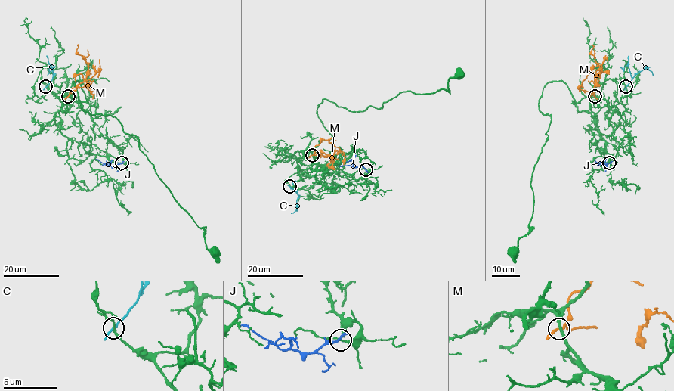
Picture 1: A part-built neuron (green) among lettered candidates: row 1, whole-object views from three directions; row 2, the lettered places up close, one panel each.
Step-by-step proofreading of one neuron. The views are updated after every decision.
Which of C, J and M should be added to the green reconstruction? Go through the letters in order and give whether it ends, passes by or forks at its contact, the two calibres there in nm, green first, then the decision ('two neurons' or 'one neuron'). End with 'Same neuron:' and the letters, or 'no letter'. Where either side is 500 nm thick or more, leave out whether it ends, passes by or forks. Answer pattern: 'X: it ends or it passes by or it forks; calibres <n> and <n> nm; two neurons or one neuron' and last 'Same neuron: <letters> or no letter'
C: it passes by; calibres 180 and 160 nm; two neurons
J: it passes by; calibres 130 and 200 nm; two neurons
M: it passes by; calibres 280 and 240 nm; two neurons
Same neuron: no letter

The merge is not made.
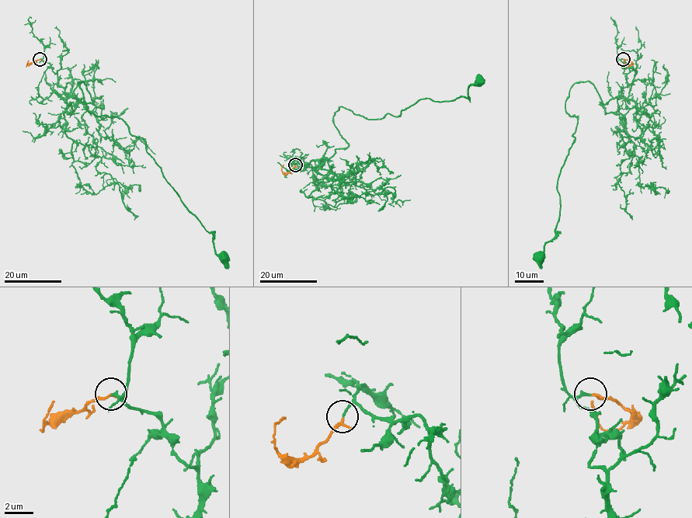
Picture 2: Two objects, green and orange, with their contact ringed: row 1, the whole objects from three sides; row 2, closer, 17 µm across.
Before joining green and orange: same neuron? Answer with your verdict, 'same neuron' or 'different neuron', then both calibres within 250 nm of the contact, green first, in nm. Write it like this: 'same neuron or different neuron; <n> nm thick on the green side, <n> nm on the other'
same neuron; 160 nm thick on the green side, 180 nm on the other

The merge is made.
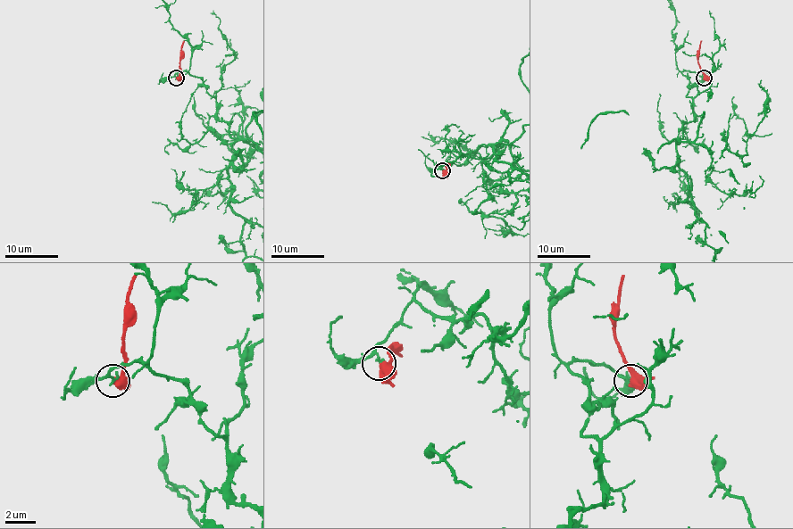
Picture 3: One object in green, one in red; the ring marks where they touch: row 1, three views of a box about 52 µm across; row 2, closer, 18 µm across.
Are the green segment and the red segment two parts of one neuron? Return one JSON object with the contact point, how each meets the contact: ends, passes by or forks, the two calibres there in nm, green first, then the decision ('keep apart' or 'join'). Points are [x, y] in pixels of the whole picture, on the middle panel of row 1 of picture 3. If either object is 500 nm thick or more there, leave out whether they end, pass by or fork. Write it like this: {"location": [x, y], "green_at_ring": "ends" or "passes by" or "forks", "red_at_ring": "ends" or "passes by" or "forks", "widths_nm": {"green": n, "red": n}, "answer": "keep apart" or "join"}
{"location": [442, 170], "green_at_ring": "passes by", "red_at_ring": "passes by", "widths_nm": {"green": 140, "red": 440}, "answer": "keep apart"}

